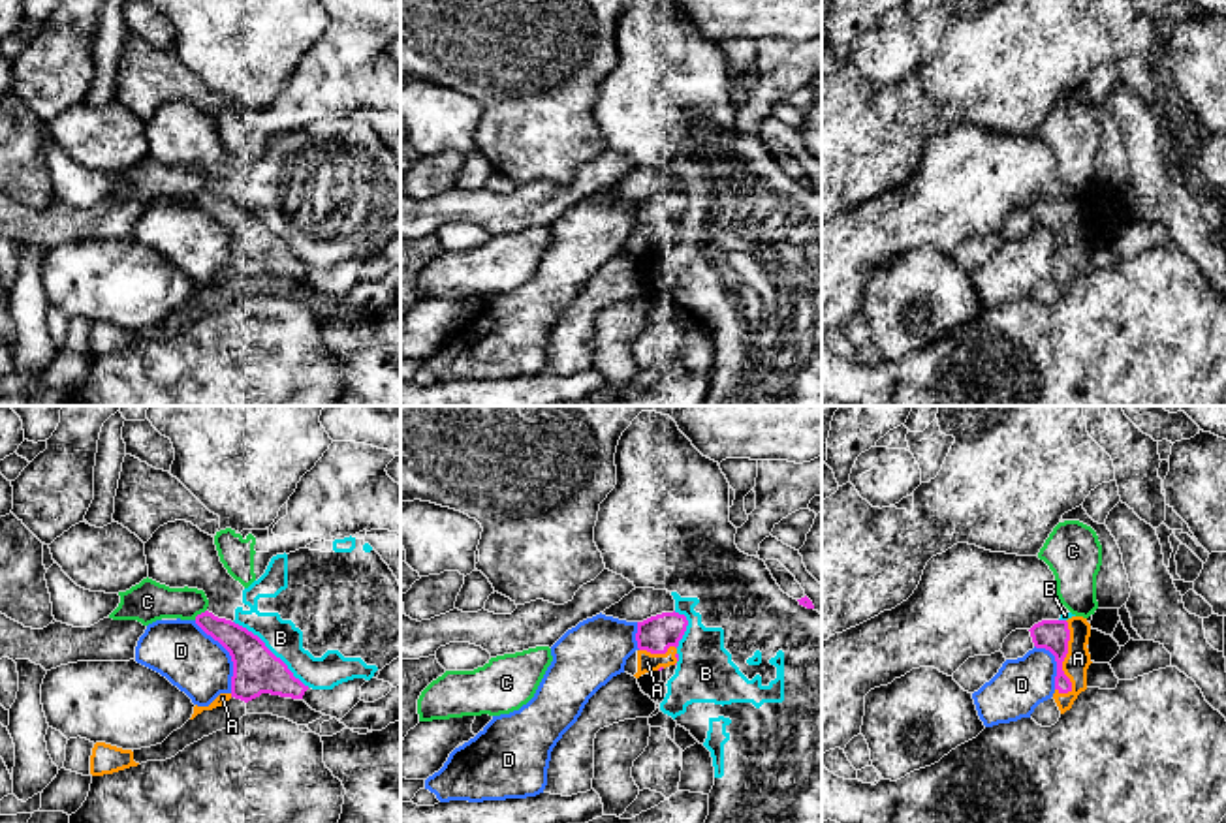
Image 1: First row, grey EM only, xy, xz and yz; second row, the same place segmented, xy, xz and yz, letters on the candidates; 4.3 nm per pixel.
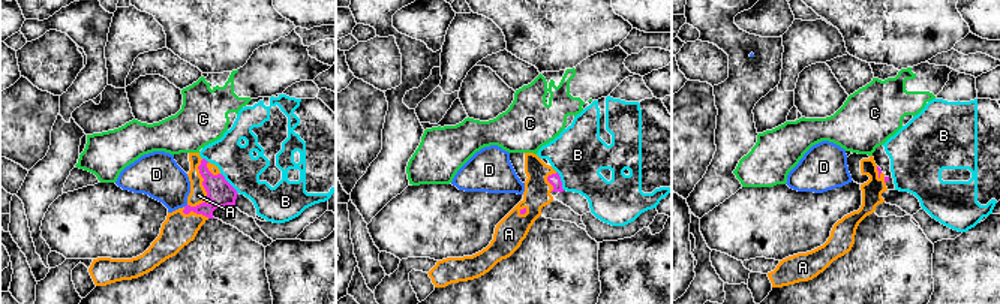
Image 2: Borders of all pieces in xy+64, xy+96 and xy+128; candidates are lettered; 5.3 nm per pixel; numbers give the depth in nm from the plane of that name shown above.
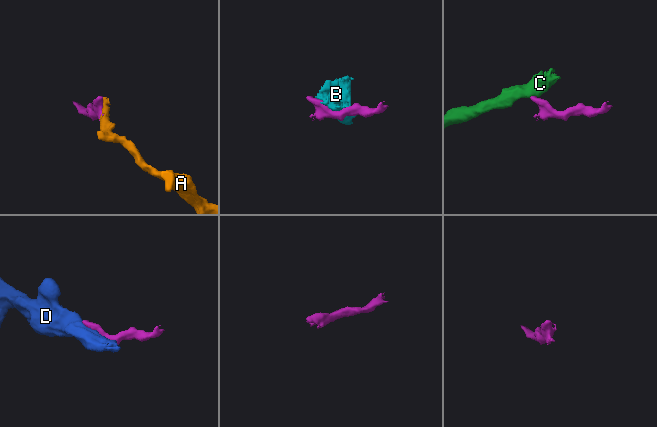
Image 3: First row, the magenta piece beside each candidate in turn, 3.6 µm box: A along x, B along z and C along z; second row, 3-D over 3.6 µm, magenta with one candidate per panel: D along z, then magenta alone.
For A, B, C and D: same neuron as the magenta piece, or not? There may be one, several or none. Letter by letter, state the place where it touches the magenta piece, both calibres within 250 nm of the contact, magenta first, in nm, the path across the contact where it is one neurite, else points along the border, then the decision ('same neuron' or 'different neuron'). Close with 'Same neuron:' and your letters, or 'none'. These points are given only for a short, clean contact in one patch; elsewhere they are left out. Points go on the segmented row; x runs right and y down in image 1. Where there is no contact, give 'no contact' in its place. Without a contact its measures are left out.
A: yz (1063, 660) | 140/110 nm | same neuron
B: xy (271, 652) | 200/150 nm | different neuron
C: xy (202, 613) | 150/180 nm | along xy (205, 609), (194, 619) | different neuron
D: xy (230, 654) | 200/260 nm | different neuron
Same neuron: A

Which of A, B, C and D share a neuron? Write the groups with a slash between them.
A / B / C / D

